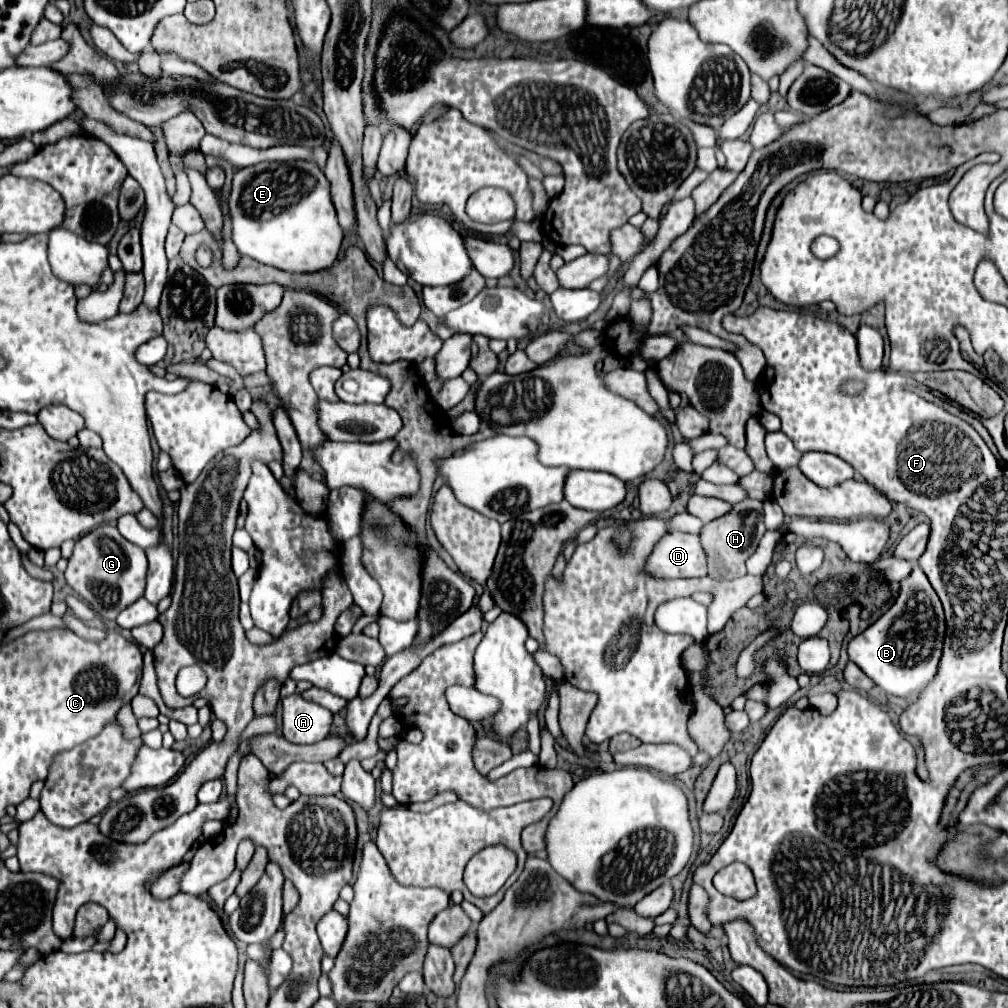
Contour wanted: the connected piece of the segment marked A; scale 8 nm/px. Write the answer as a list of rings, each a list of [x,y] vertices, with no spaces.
[[[291,694],[281,700],[283,736],[293,744],[315,744],[329,736],[333,714],[315,702]]]

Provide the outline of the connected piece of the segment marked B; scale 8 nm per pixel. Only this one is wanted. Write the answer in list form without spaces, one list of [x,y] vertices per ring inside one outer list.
[[[917,564],[911,576],[899,584],[901,588],[895,604],[849,642],[847,654],[881,690],[893,696],[911,698],[917,696],[937,672],[945,638],[945,616],[939,596]]]

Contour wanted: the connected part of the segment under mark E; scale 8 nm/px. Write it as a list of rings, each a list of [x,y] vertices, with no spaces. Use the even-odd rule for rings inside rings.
[[[261,162],[241,168],[233,178],[233,192],[229,196],[233,242],[239,254],[287,272],[319,272],[319,268],[335,264],[343,242],[343,230],[339,228],[335,206],[331,204],[329,186],[329,180],[313,162]]]

